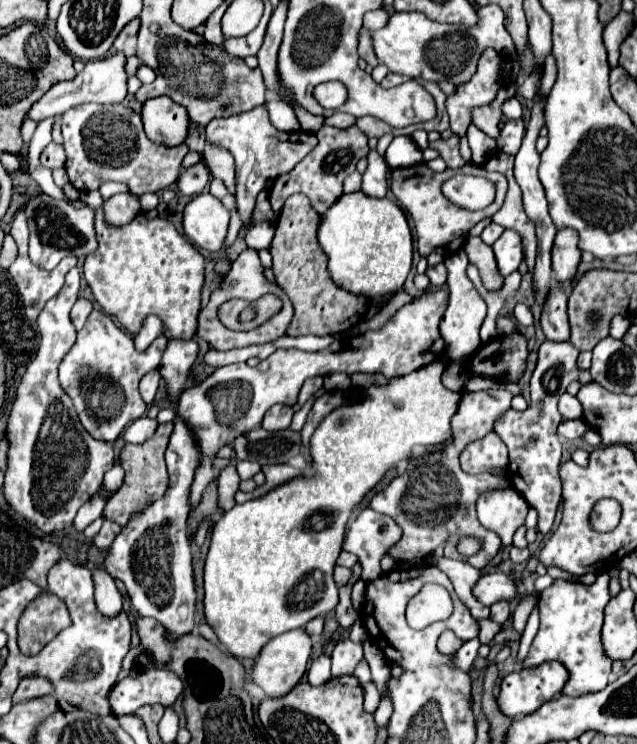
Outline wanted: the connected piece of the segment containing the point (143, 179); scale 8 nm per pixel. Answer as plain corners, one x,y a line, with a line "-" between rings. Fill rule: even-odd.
78,105
62,115
62,135
68,153
66,173
70,183
82,193
98,189
106,181
126,183
134,195
162,191
176,181
180,163
190,151
186,143
178,147
152,143
142,129
140,115
126,105

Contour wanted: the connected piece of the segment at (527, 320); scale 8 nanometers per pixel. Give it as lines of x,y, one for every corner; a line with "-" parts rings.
519,303
515,307
514,316
519,325
530,326
534,324
534,318
530,309
523,303

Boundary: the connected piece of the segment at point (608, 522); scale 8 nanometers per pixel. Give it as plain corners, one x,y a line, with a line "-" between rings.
602,499
590,513
590,527
596,531
612,531
620,523
620,503
616,499

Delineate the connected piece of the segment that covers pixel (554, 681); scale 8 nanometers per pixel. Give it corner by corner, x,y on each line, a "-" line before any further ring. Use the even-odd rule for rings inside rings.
560,663
514,671
500,683
500,695
496,697
498,709
510,719
524,717
558,695
566,679
568,671
564,671

